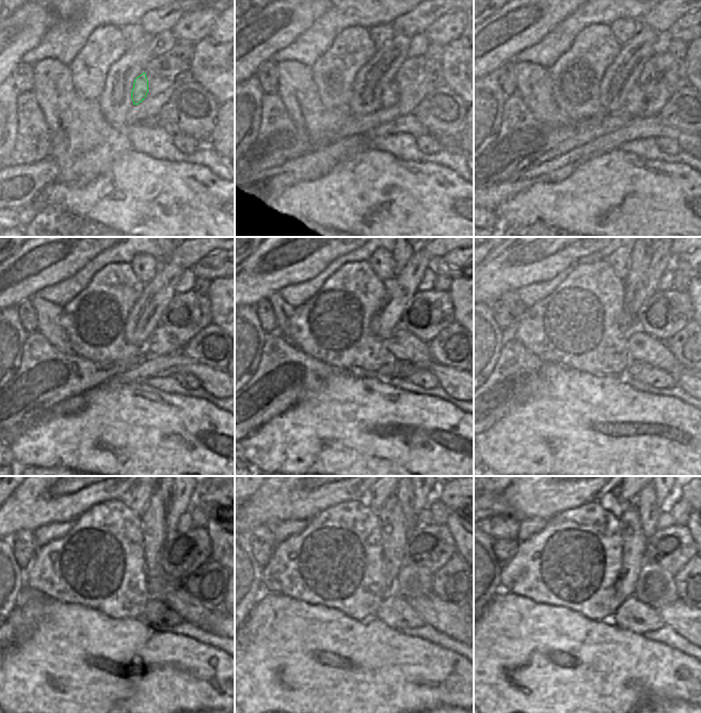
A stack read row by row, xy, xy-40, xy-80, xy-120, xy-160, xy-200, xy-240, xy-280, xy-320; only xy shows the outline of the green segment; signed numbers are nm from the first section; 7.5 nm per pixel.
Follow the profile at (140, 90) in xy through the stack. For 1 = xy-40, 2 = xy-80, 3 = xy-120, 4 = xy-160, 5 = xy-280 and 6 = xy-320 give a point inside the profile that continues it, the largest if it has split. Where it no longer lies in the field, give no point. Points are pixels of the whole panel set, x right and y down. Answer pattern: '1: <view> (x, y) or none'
1: xy-40 (389, 96)
2: xy-80 (634, 104)
3: xy-120 (159, 343)
4: xy-160 (402, 346)
5: xy-280 (447, 618)
6: xy-320 (689, 622)

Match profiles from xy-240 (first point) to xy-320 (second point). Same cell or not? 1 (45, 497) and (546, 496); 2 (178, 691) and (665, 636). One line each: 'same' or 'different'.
1: same
2: different

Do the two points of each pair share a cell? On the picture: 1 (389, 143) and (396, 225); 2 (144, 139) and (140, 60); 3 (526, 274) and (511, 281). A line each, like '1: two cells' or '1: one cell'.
1: two cells
2: two cells
3: one cell

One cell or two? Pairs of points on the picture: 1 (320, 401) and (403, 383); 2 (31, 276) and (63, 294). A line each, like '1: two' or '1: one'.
1: two
2: two

